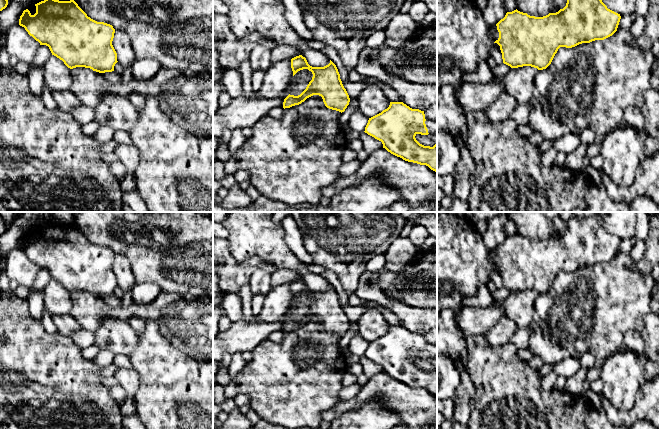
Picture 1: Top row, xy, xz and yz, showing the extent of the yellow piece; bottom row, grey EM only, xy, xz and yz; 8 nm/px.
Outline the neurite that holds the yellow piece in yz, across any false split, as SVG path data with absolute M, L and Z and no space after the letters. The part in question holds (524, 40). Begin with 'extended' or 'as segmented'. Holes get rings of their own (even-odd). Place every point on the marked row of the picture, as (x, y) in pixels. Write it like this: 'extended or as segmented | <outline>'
as segmented | M567 0L563 9L543 17L530 16L516 9L507 12L505 17L496 24L499 38L494 43L500 46L503 63L511 68L531 66L543 70L551 64L560 47L572 48L582 43L604 40L617 31L620 19L620 14L608 9L602 0Z

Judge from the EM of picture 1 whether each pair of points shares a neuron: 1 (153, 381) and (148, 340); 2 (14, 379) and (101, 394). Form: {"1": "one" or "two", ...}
{"1": "one", "2": "one"}

